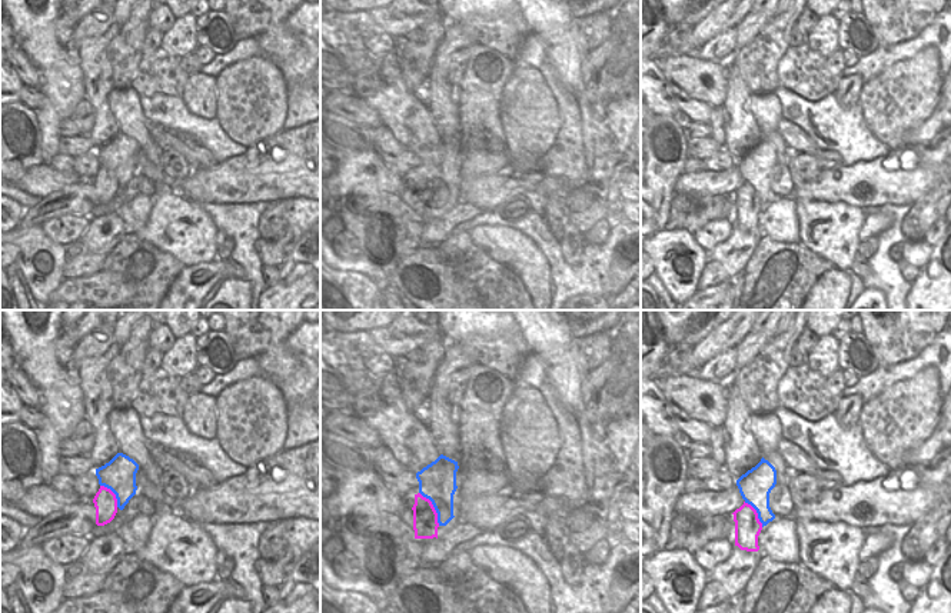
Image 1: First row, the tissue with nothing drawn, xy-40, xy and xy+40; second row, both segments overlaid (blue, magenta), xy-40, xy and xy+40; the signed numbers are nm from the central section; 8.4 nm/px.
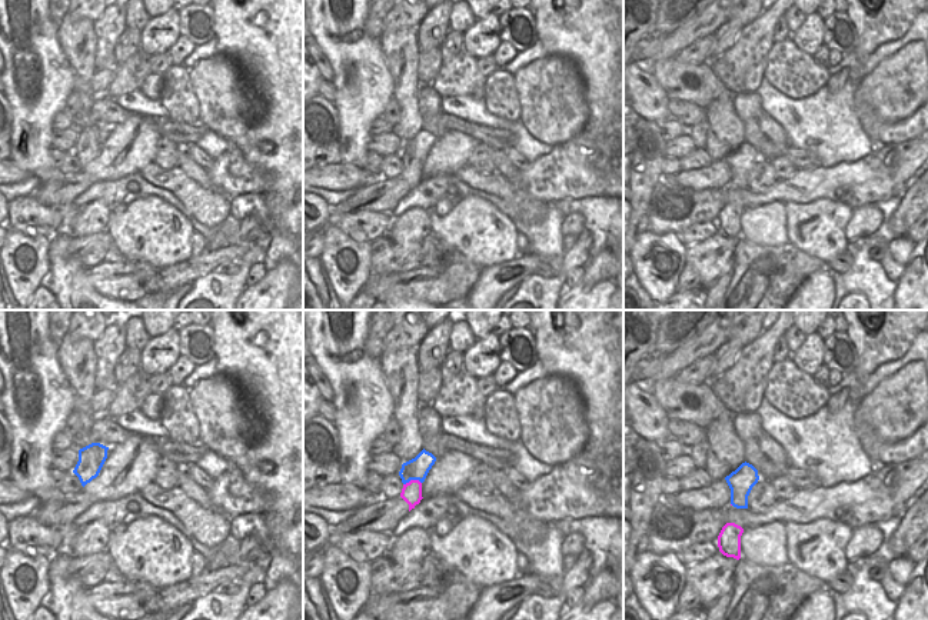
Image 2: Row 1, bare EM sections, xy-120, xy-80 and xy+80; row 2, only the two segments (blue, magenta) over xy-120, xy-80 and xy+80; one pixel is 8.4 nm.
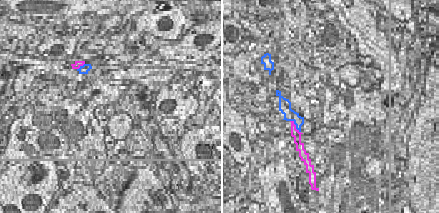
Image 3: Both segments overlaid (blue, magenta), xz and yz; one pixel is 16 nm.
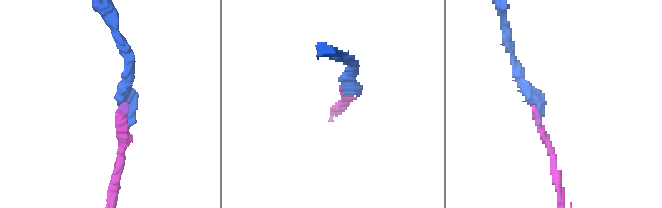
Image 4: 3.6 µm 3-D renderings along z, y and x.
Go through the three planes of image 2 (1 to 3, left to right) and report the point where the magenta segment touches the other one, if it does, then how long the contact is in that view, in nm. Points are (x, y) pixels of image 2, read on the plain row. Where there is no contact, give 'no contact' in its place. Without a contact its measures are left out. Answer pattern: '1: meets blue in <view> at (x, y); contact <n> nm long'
1: no contact
2: meets blue in xy-80 at (412, 159); contact 160 nm long
3: no contact

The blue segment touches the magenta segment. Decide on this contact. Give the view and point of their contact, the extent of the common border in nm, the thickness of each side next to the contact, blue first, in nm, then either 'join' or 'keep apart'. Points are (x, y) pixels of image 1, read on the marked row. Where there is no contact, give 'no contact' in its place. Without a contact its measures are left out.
xy (434, 506) | 340 nm | 320/220 nm | join

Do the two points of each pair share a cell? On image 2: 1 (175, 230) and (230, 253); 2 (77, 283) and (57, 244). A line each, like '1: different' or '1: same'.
1: different
2: same

